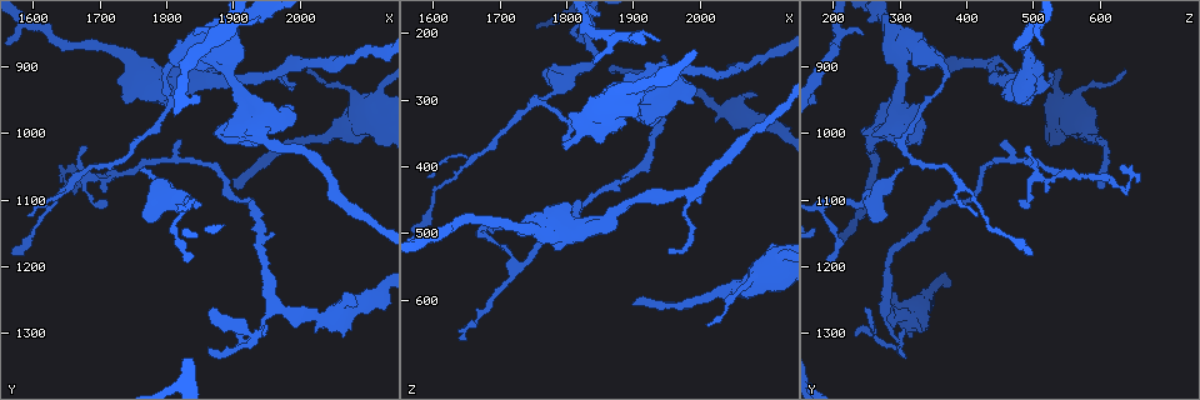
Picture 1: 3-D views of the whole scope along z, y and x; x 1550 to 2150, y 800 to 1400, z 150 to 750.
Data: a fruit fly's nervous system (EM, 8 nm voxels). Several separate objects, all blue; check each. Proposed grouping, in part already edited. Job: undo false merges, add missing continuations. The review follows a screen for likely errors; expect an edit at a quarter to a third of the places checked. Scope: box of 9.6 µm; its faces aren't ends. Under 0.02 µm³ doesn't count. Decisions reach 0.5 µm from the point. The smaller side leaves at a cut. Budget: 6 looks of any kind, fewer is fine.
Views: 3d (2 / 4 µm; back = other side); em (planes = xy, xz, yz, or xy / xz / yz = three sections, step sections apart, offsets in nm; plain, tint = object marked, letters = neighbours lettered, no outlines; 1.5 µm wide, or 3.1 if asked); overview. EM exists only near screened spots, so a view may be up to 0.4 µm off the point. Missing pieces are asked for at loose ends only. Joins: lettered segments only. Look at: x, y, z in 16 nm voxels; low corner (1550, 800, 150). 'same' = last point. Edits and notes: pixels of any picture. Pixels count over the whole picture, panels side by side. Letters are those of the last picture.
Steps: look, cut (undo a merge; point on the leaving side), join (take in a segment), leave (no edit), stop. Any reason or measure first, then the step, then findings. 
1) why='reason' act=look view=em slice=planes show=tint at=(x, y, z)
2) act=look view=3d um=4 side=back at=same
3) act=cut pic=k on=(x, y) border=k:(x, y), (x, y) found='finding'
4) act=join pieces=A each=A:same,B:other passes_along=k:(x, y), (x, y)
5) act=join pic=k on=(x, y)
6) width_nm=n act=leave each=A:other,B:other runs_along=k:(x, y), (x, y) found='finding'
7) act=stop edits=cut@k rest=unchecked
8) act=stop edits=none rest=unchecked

why='free end' act=look view=3d um=2 at=(1845, 855, 245)

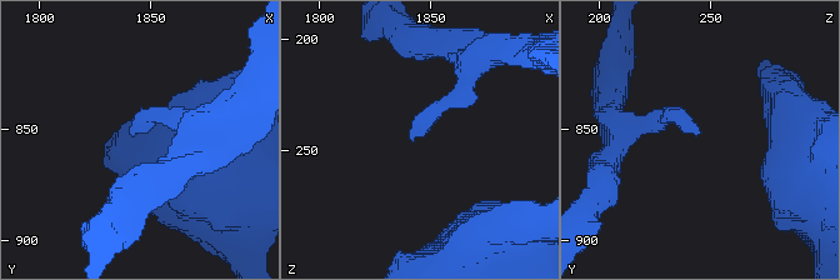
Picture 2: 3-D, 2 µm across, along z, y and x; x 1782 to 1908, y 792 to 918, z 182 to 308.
act=look view=em slice=xy step=4 show=tint at=(1843, 852, 244)

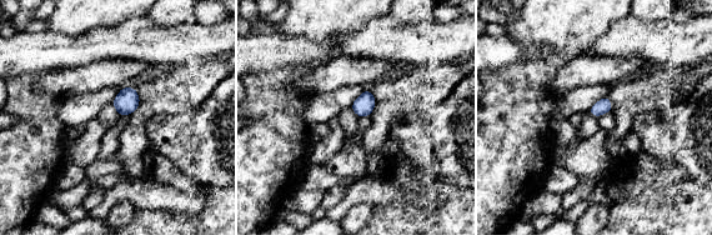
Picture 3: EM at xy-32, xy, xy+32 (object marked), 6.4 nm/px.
act=look view=em slice=planes show=letters at=same

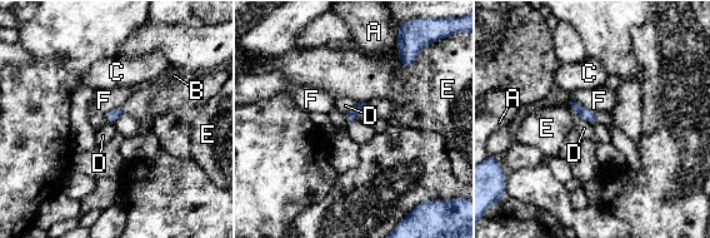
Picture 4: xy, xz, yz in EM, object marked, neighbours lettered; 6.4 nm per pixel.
act=leave each=A:other,B:other,C:other,D:other,E:other,F:other border=4:(569, 102), (593, 125) found='no lettered segment goes on from it'

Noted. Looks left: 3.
act=look view=em slice=xz step=8 show=tint at=(1680, 1020, 490)

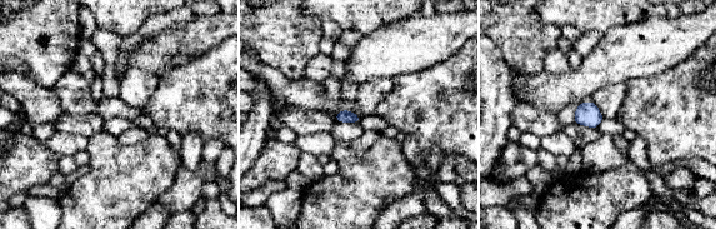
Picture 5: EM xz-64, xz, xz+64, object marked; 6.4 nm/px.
why='cut it another way' act=look view=em slice=planes show=letters at=same

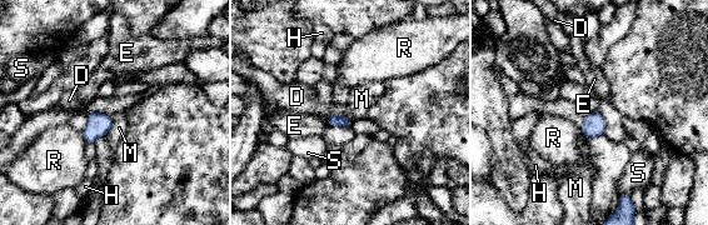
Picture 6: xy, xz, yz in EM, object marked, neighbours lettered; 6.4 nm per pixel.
width_nm=80 longest_contact=M:130nm act=leave each=D:other,E:other,H:other,M:other,R:other,S:other found='none of them fits'

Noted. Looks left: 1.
act=look view=em slice=yz step=4 show=letters at=(2010, 910, 635)

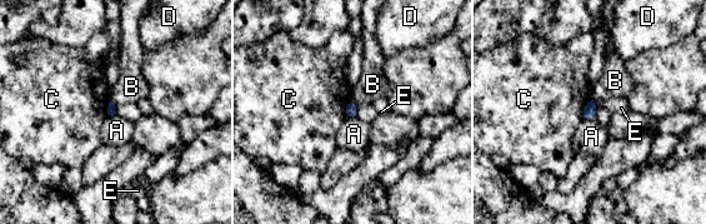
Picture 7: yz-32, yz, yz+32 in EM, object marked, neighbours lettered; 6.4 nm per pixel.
act=join pieces=B each=A:other,B:same,C:other,D:other,E:other found='the cell continues'

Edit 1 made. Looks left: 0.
act=stop edits=join@7 rest=unchecked

